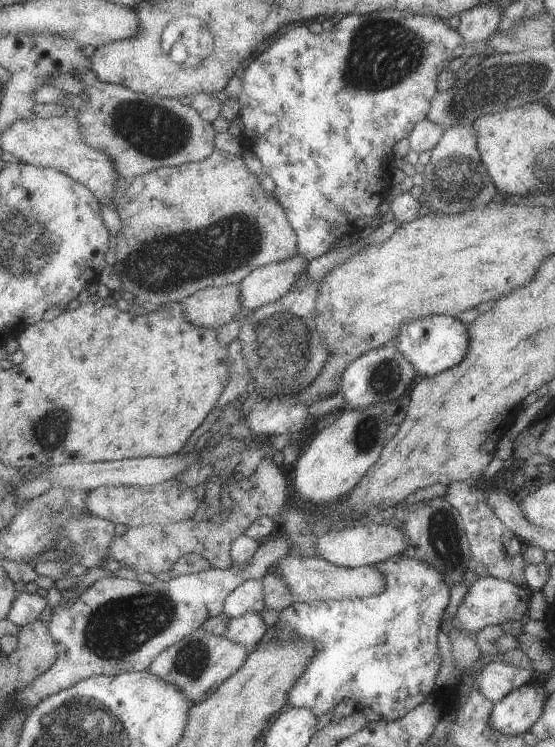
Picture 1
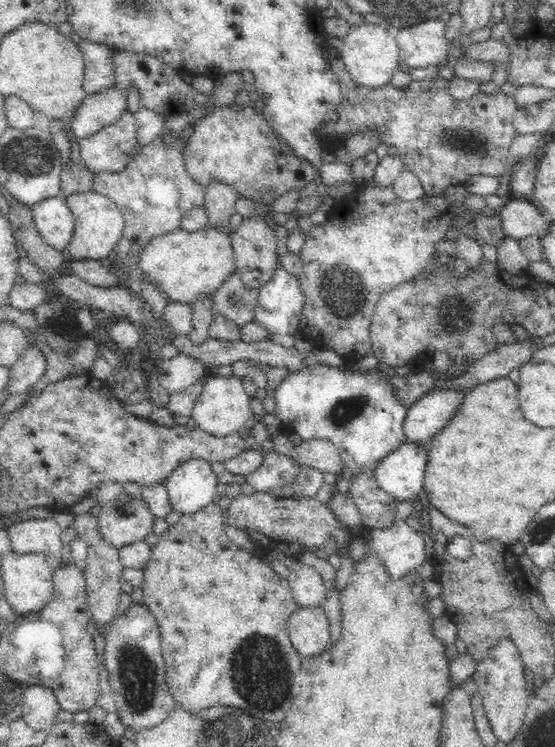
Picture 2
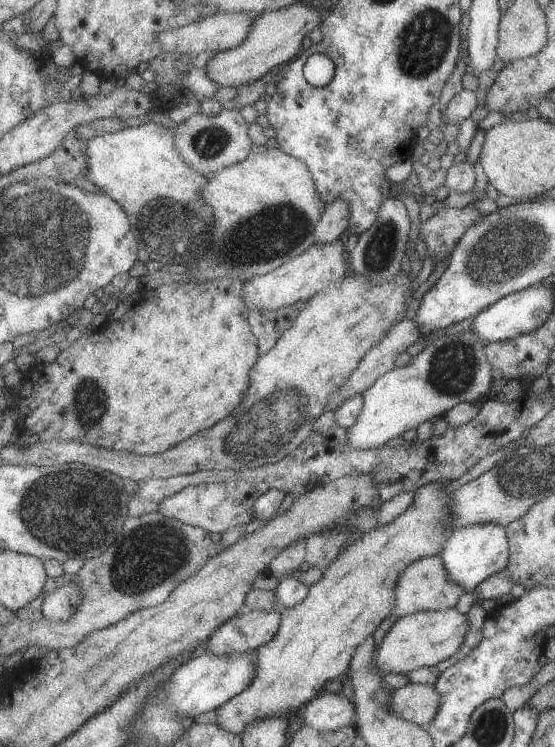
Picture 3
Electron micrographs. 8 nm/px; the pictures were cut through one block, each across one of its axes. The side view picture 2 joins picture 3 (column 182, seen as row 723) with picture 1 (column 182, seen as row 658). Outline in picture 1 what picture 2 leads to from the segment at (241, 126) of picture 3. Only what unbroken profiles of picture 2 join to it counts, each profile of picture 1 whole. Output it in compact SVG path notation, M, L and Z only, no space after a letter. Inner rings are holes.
M93 70L77 71L76 76L86 88L80 97L86 107L81 108L76 117L80 124L84 140L97 149L104 149L113 158L114 166L122 177L137 177L144 173L158 170L160 167L173 167L182 163L193 163L208 158L214 149L214 131L212 123L206 122L190 105L184 105L178 98L148 96L137 93L122 85L102 82Z

